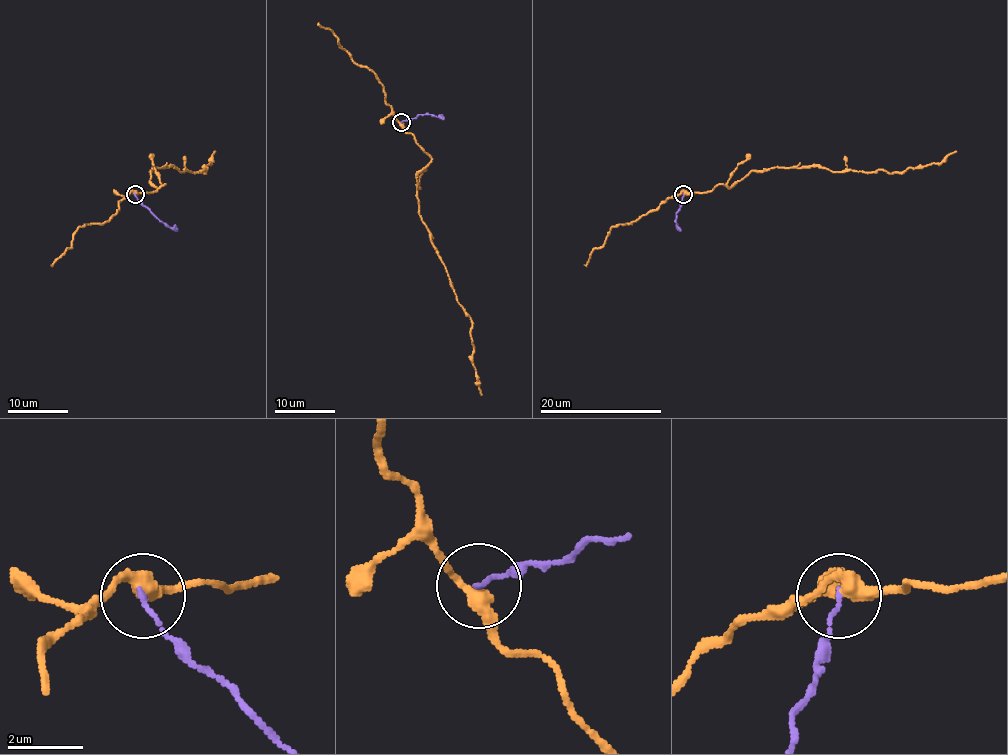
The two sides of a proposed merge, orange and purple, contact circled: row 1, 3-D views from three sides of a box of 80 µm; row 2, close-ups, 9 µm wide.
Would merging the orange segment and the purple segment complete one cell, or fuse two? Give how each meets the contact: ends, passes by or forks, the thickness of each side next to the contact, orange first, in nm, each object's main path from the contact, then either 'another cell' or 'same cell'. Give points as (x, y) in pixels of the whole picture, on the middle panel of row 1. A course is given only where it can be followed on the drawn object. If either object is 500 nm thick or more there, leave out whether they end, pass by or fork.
orange passes by; purple ends there; 360 nm thick on the orange side, 120 nm on the other; orange runs (401, 122), (432, 159), (417, 175), (418, 212), (458, 303), (470, 318), (473, 362), (482, 394); purple runs (401, 122), (420, 115), (435, 115), (444, 119); another cell

